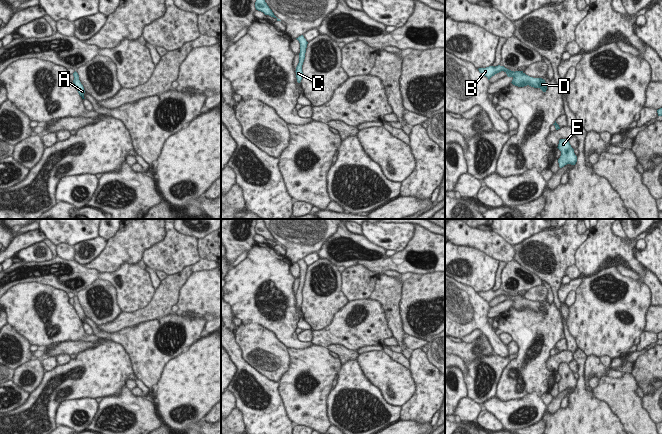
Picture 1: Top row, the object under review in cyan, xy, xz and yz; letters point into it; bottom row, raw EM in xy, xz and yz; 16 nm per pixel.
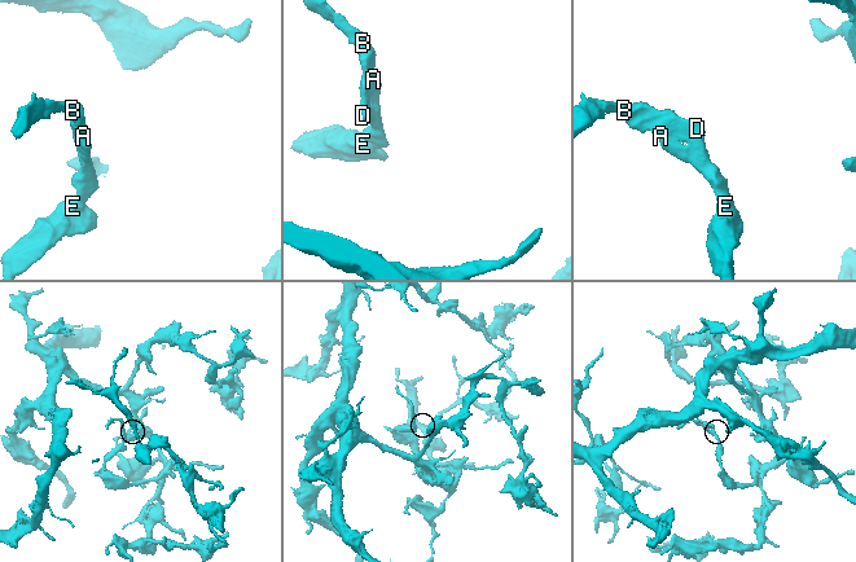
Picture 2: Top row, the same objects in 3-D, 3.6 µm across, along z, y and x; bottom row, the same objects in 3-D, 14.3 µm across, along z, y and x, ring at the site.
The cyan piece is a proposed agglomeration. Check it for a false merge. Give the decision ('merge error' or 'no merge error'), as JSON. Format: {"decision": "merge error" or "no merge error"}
{"decision": "no merge error"}

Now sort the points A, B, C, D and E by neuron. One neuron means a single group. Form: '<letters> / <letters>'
A B C D E

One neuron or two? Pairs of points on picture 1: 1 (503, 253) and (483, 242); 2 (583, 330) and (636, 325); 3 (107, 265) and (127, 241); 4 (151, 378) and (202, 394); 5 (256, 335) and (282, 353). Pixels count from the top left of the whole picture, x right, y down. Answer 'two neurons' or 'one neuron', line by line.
1: one neuron
2: one neuron
3: one neuron
4: two neurons
5: one neuron

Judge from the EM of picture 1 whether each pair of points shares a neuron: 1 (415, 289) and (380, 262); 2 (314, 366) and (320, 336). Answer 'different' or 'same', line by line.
1: different
2: different

